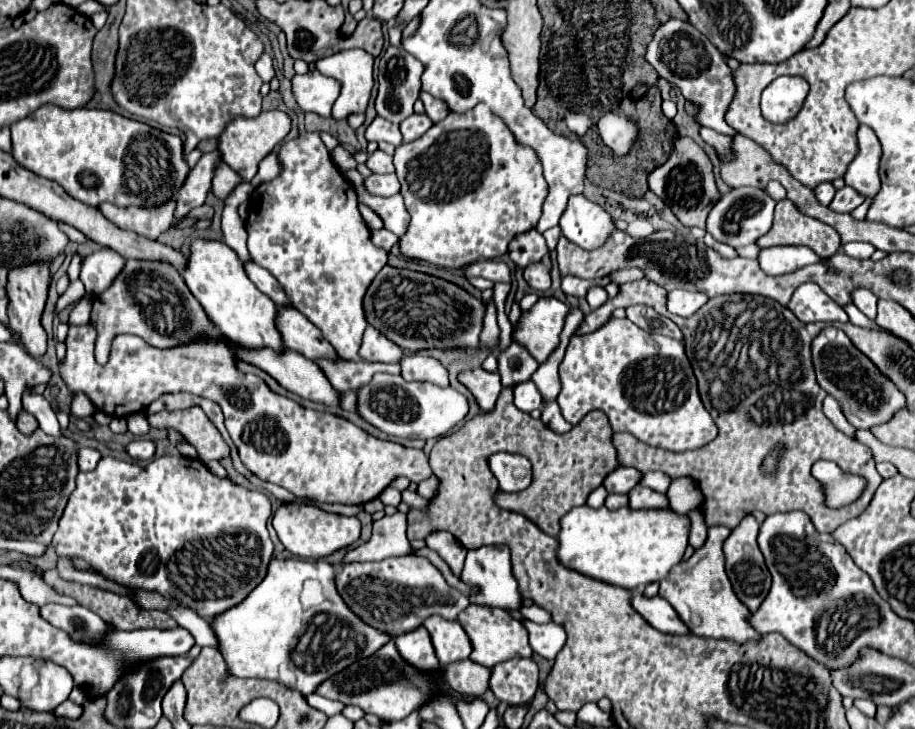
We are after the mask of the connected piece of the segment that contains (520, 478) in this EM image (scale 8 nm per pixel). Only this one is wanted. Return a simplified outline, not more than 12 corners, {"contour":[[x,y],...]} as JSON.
{"contour":[[495,453],[489,469],[507,493],[531,483],[531,463],[517,453]]}

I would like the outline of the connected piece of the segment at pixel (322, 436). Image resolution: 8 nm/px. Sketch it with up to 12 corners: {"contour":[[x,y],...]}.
{"contour":[[69,327],[59,375],[117,417],[185,391],[223,409],[243,465],[361,505],[427,455],[303,409],[223,341],[117,335]]}

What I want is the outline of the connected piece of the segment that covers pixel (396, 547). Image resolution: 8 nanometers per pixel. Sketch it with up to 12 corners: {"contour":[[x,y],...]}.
{"contour":[[405,515],[375,521],[369,541],[349,549],[343,563],[381,561],[413,553]]}

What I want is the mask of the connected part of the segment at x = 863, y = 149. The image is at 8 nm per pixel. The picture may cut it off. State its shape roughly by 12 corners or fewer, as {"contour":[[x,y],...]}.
{"contour":[[867,125],[857,129],[857,155],[845,183],[863,197],[881,187],[881,143]]}

